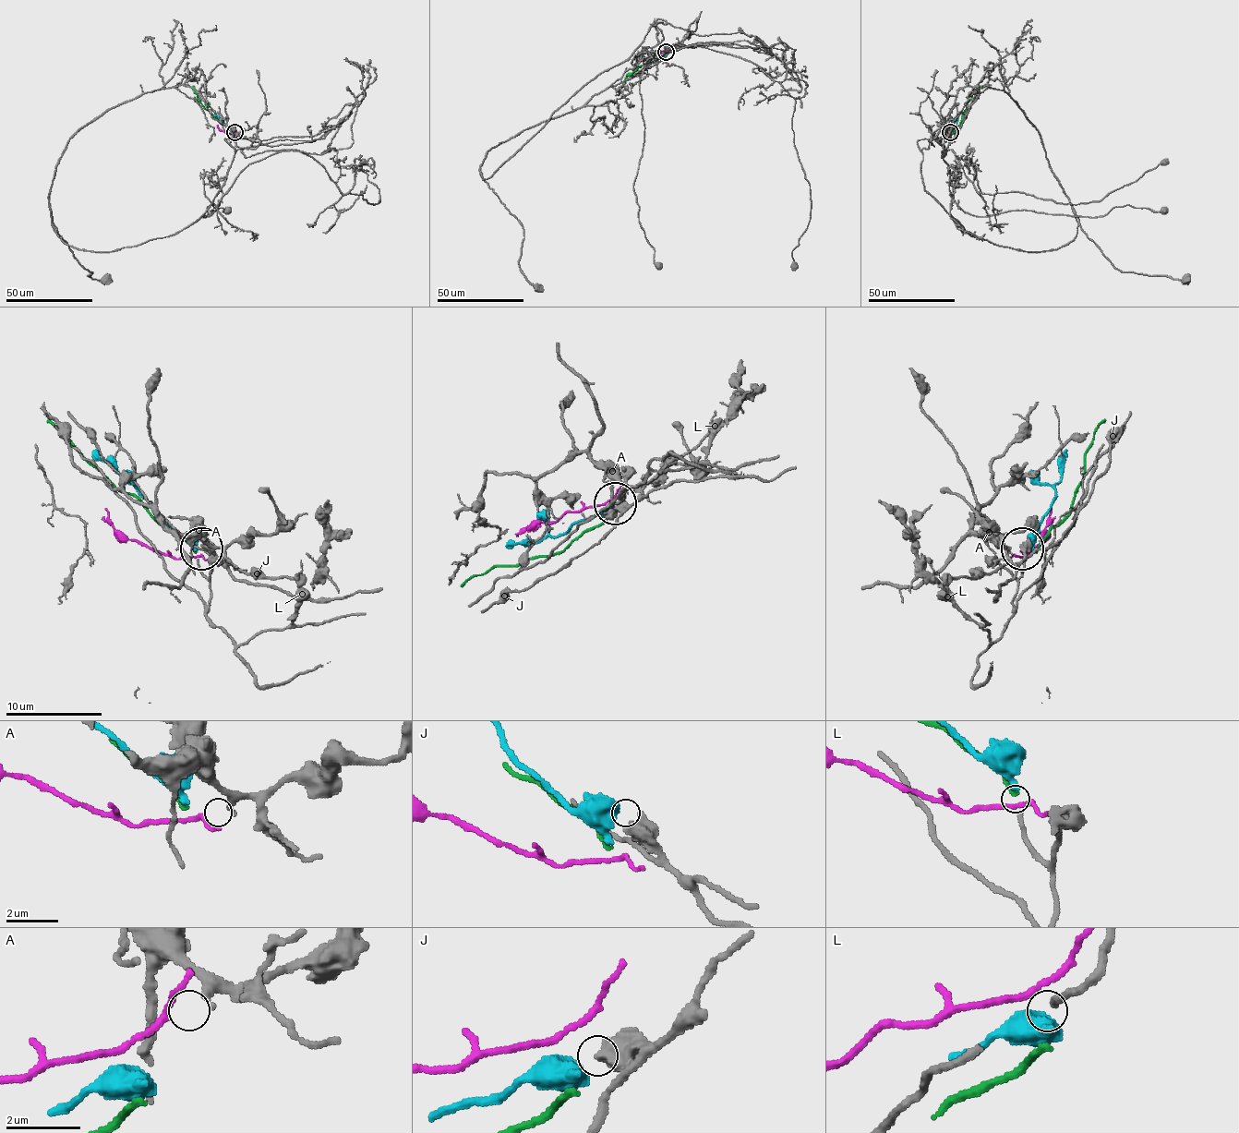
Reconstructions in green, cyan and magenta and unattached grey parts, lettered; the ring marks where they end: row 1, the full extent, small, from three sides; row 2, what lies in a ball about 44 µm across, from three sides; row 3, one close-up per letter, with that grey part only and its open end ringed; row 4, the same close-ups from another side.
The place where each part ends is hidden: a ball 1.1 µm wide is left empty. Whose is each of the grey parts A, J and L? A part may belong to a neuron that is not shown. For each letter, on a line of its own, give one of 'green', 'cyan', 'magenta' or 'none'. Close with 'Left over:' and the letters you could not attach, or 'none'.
A: magenta
J: none
L: cyan
Left over: J

